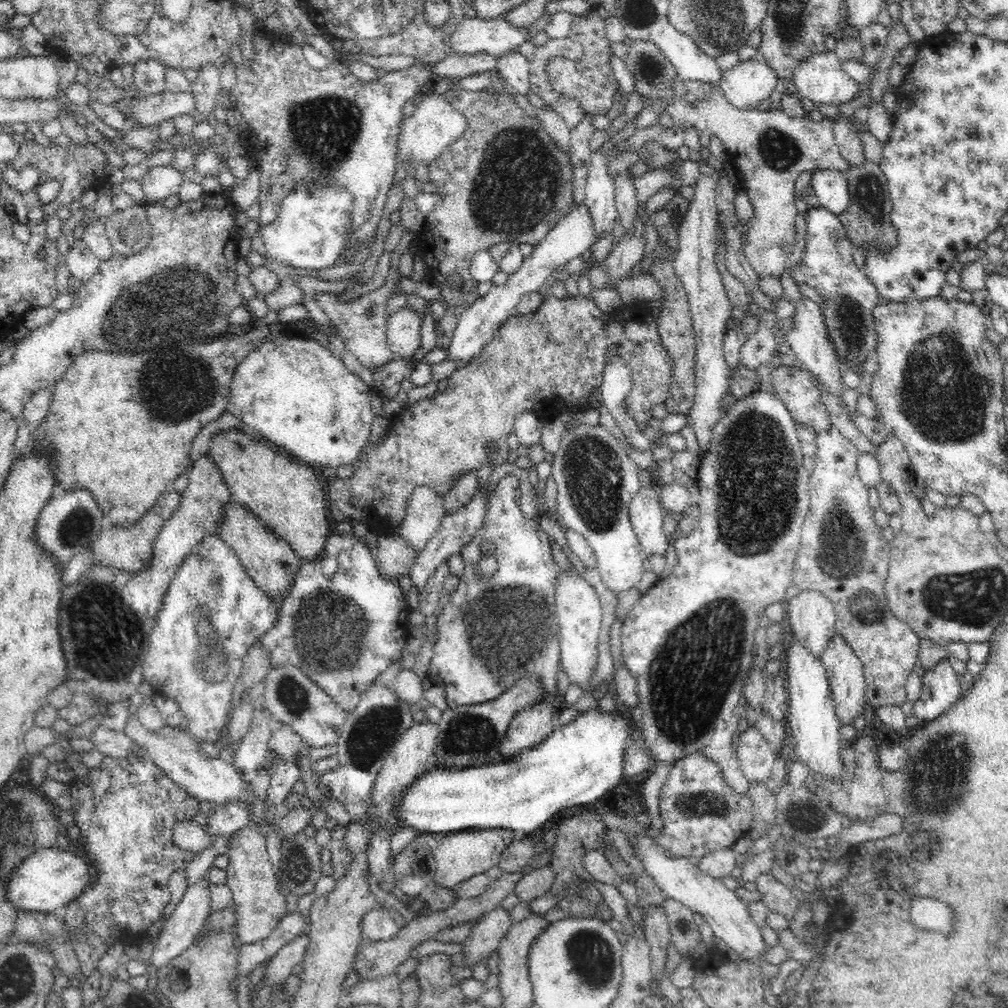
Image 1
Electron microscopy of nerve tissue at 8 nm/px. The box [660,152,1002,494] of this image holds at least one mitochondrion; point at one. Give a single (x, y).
(945, 394)

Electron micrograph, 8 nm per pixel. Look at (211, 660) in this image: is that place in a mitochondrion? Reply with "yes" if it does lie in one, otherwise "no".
yes

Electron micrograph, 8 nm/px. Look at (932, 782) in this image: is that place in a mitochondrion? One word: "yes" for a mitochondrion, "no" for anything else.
yes

